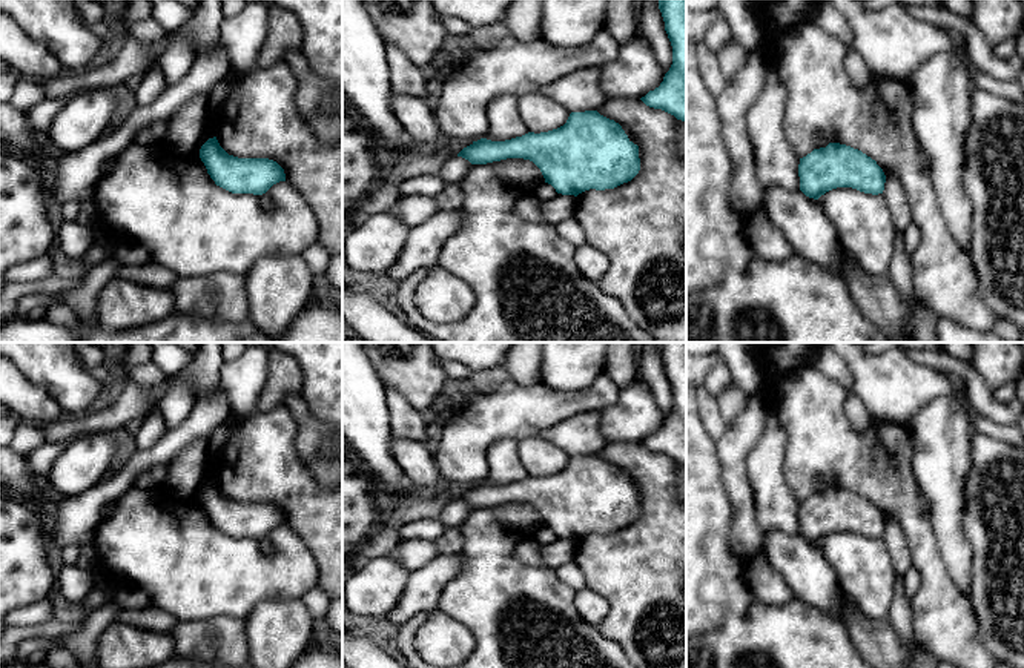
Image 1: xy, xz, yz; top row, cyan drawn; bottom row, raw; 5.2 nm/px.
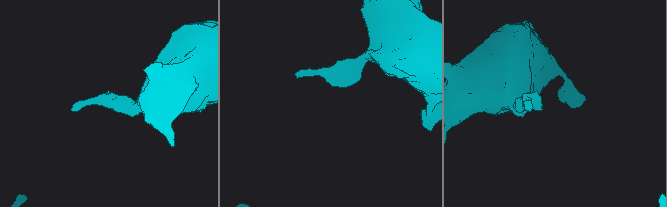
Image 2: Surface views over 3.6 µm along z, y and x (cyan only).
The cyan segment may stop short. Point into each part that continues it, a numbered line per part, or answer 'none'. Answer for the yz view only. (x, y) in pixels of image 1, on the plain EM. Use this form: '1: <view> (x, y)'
none

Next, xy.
none

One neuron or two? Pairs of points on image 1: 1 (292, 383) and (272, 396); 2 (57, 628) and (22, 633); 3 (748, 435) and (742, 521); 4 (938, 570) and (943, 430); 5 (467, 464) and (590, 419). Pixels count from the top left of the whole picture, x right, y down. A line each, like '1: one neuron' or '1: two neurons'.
1: one neuron
2: one neuron
3: one neuron
4: two neurons
5: two neurons

